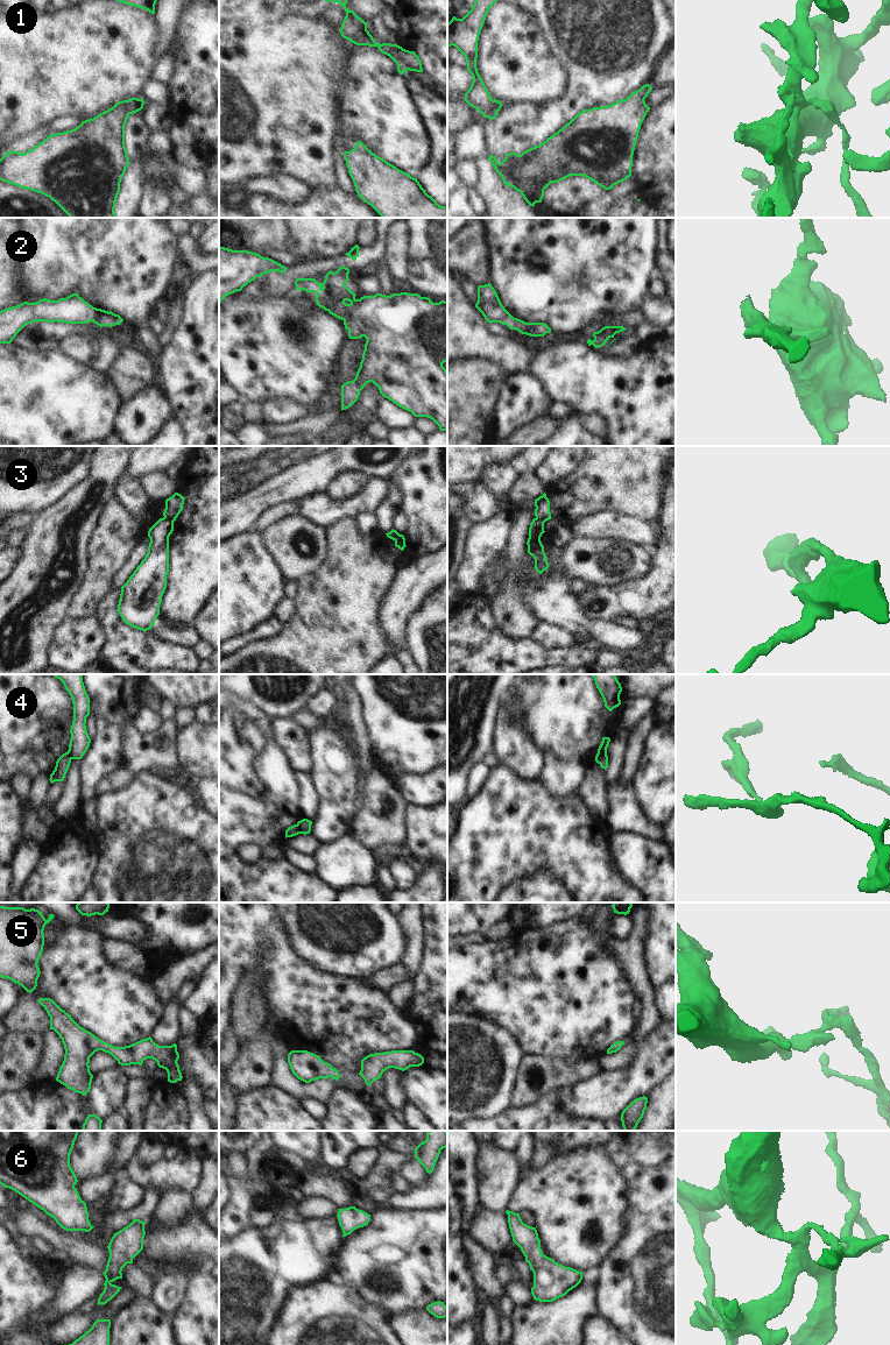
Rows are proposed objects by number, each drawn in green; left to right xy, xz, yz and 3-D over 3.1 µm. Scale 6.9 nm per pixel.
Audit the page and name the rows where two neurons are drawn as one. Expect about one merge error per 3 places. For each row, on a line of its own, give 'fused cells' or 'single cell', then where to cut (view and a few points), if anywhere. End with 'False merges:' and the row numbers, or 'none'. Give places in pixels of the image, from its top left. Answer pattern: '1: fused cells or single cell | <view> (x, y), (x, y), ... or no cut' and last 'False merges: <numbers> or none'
1: fused cells | xz (366, 27), (361, 28), (350, 40)
2: single cell | no cut
3: fused cells | xy (164, 516), (172, 523)
4: fused cells | yz (606, 752), (595, 761)
5: single cell | no cut
6: single cell | no cut
False merges: 1, 3, 4

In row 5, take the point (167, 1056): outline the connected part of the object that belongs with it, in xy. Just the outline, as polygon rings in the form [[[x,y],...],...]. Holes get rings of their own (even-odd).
[[[40,998],[37,1001],[50,1017],[50,1029],[59,1035],[64,1045],[64,1061],[56,1081],[68,1089],[86,1096],[93,1078],[89,1066],[90,1057],[98,1050],[111,1054],[121,1066],[142,1066],[144,1060],[153,1059],[160,1068],[167,1070],[168,1082],[182,1081],[183,1076],[177,1063],[179,1054],[176,1043],[158,1046],[149,1036],[129,1046],[114,1047],[80,1027],[52,999]]]

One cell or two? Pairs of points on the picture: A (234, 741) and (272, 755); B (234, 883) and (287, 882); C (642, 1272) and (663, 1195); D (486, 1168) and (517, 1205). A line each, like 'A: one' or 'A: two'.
A: one
B: one
C: one
D: two

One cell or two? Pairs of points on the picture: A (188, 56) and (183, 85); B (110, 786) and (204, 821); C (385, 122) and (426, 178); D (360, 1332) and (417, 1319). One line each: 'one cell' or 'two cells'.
A: one cell
B: two cells
C: two cells
D: two cells

